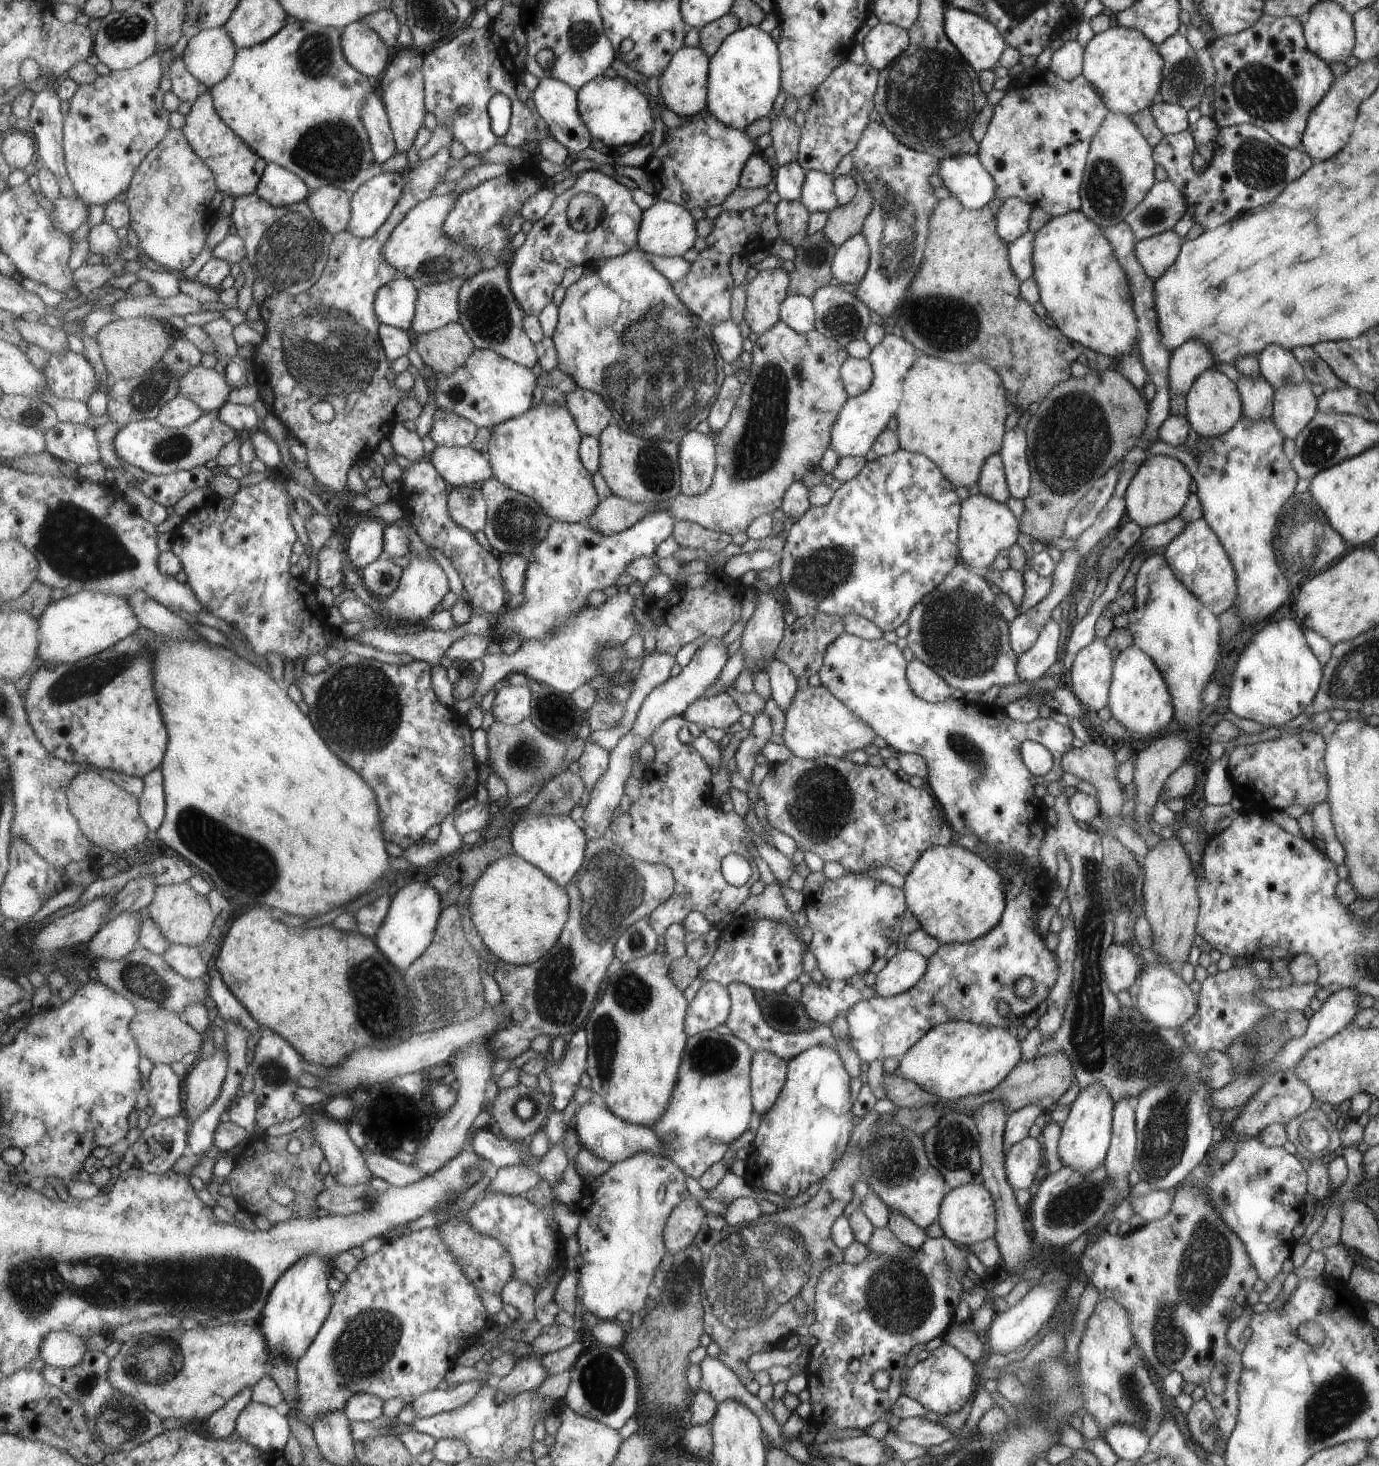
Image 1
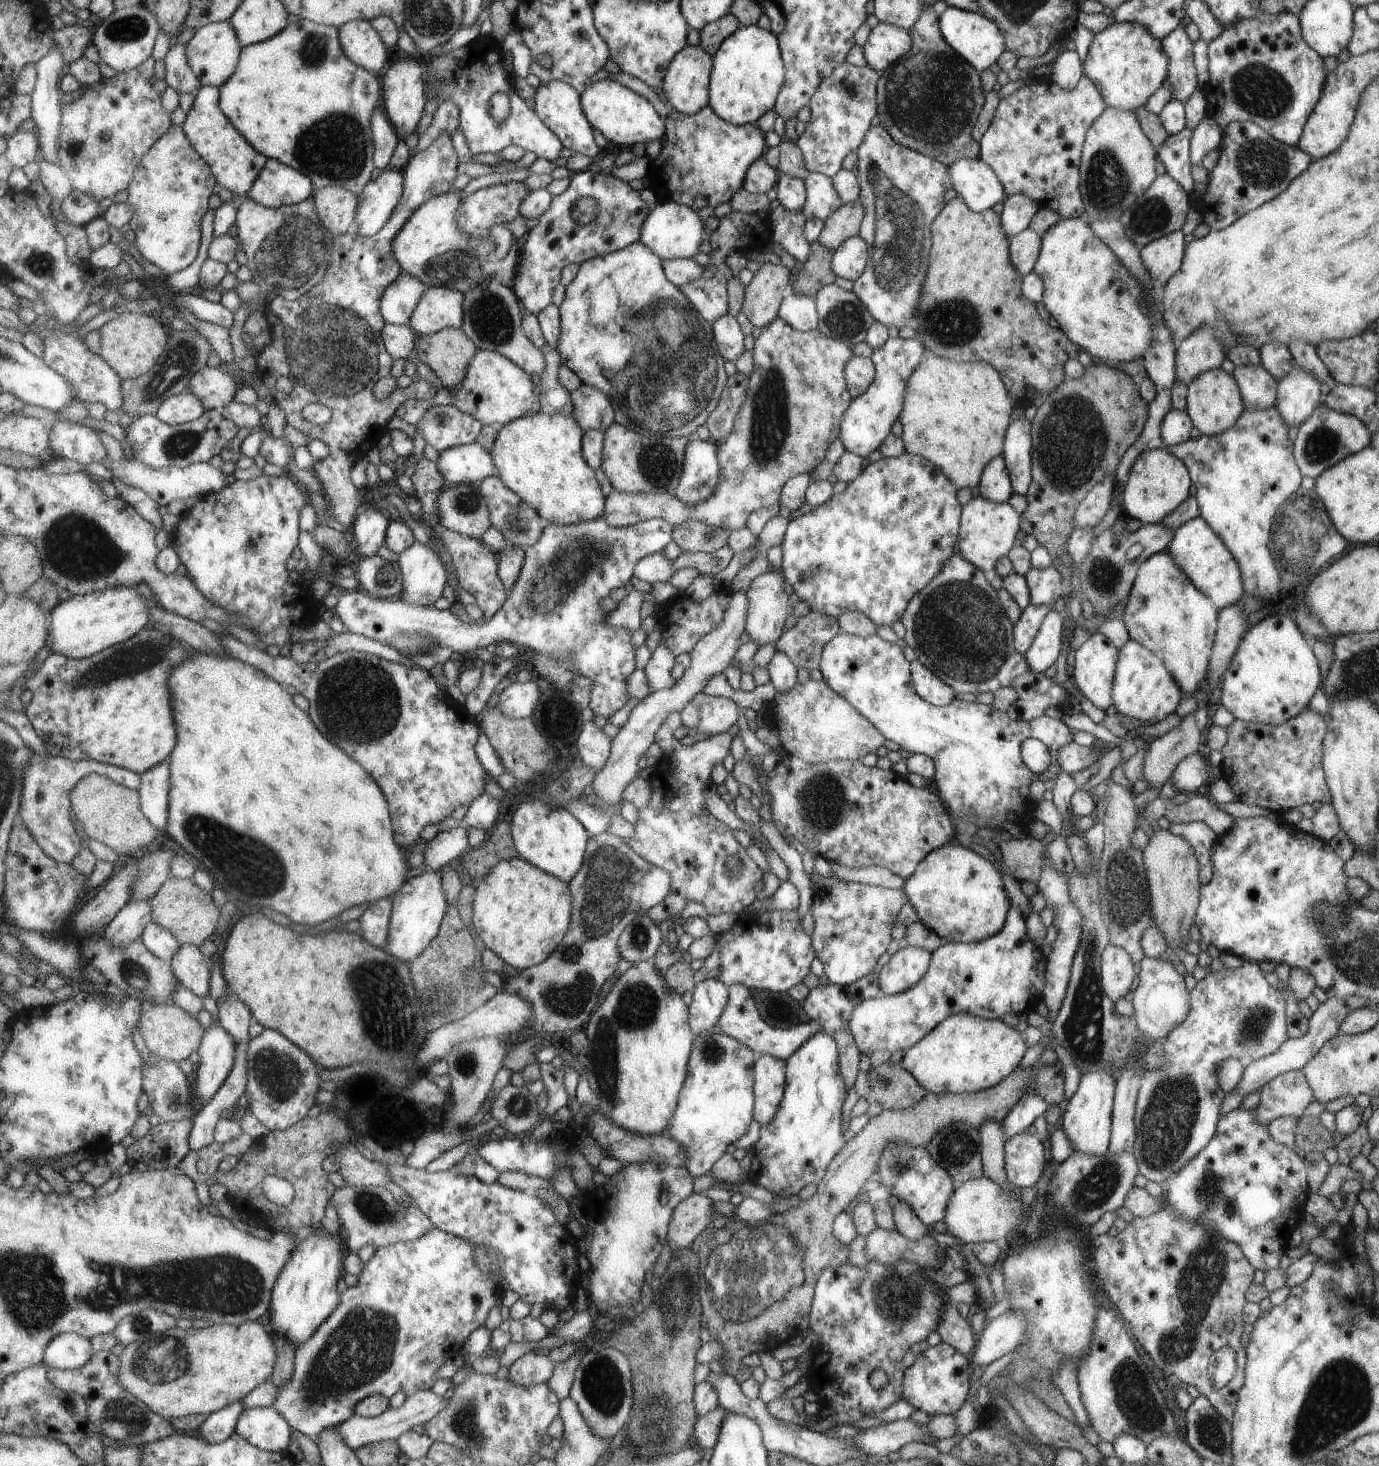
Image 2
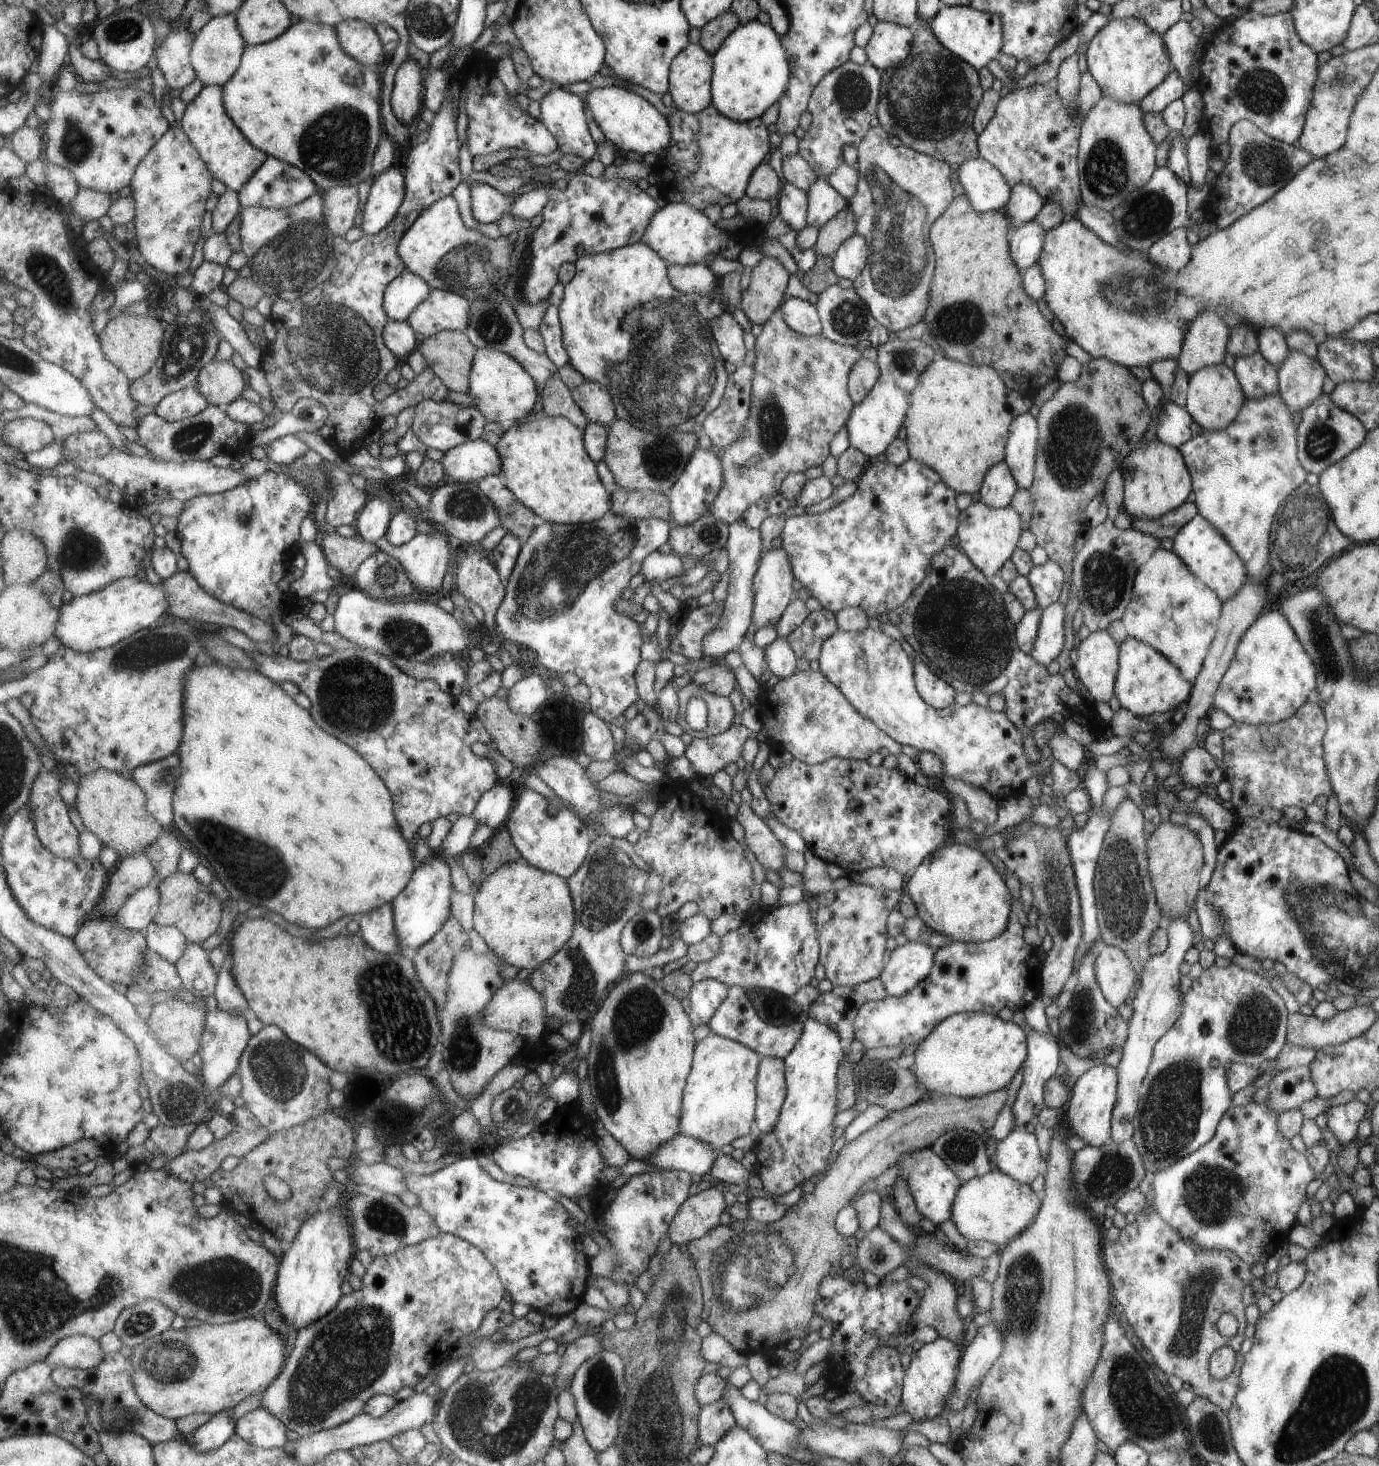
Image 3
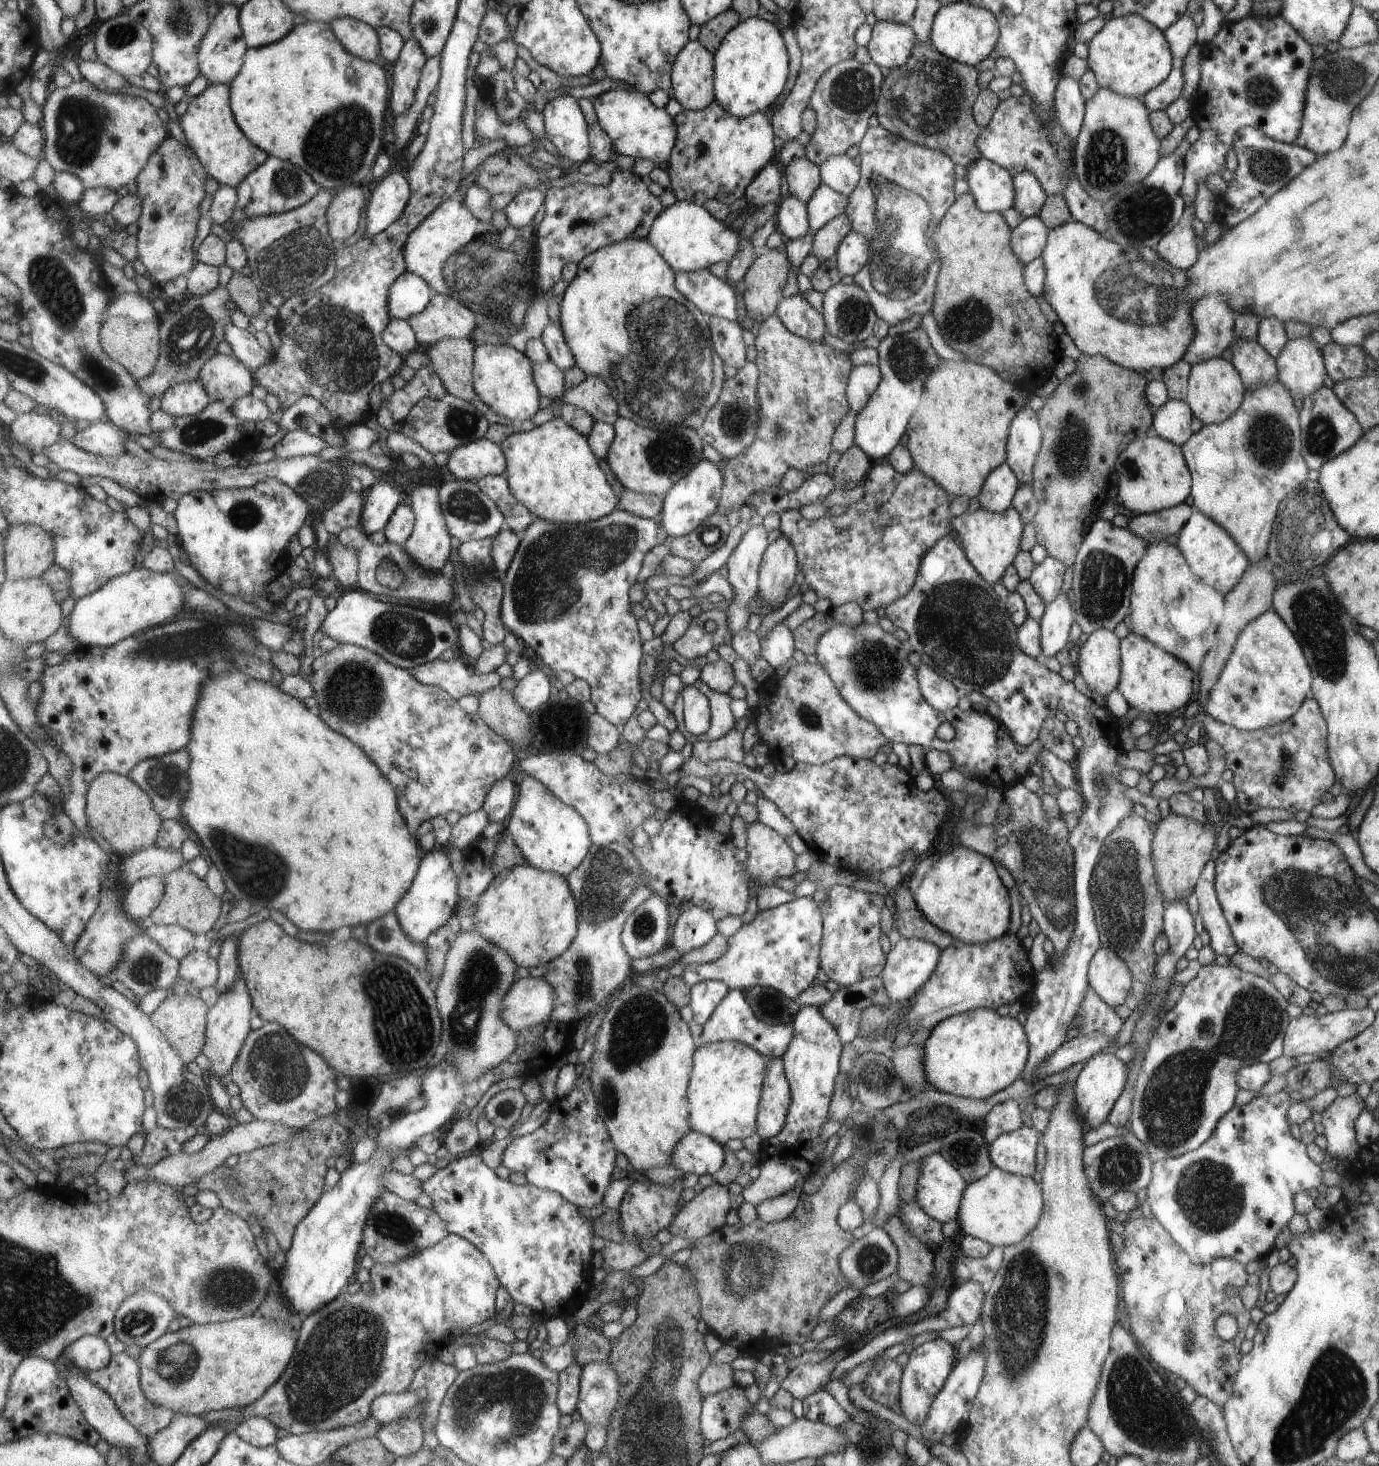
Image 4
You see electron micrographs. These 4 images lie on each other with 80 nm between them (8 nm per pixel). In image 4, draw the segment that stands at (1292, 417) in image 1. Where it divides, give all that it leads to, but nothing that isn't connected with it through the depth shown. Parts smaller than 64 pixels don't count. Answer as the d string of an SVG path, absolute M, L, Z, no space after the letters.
M1311 338L1288 340L1274 361L1276 380L1285 387L1291 398L1301 401L1322 386L1326 370L1320 350Z

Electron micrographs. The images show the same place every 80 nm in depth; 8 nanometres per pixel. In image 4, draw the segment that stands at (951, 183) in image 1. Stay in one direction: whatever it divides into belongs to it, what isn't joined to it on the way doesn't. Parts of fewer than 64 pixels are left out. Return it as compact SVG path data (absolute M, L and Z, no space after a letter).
M983 158L966 166L964 179L975 206L984 213L998 212L1014 204L1013 178L1003 167Z

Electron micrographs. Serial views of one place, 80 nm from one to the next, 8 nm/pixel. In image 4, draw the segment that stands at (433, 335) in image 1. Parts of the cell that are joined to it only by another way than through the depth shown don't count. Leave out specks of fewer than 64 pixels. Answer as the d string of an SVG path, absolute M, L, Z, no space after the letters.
M446 338L425 349L448 392L469 402L479 399L474 387L476 347L471 338Z

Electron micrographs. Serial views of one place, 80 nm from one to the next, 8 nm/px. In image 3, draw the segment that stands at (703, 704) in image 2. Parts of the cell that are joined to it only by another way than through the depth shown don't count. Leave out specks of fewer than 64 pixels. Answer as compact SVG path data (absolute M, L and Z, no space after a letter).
M690 681L685 686L685 694L683 688L679 690L679 702L681 702L681 716L679 716L679 724L683 726L683 718L685 718L685 704L689 702L689 698L701 698L707 704L707 724L701 732L683 732L691 737L691 739L703 739L725 733L731 727L733 722L733 706L729 698L717 694L711 694L703 688L697 688L695 682Z

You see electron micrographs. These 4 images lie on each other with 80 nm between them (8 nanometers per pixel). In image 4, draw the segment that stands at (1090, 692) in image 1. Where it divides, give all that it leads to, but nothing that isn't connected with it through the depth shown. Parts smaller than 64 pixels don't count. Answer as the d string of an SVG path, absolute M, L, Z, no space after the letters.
M1098 628L1090 632L1085 642L1076 648L1078 660L1074 665L1075 671L1081 675L1091 692L1106 697L1118 685L1118 676L1121 672L1120 644L1121 640L1117 639L1112 631Z

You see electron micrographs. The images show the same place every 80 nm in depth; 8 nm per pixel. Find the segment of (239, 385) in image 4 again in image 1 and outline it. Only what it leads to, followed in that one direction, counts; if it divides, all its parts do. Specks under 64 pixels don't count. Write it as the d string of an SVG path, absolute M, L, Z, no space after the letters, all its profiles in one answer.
M201 365L191 368L183 376L179 395L197 402L205 413L220 410L228 403L232 392L223 377L224 374L218 372L218 368L213 370Z

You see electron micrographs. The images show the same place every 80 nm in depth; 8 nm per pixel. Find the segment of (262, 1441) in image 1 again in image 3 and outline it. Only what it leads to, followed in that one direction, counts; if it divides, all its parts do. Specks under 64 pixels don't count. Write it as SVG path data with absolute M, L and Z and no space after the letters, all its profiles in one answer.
M265 1408L245 1414L236 1422L236 1432L247 1442L262 1448L281 1448L287 1444L289 1428Z

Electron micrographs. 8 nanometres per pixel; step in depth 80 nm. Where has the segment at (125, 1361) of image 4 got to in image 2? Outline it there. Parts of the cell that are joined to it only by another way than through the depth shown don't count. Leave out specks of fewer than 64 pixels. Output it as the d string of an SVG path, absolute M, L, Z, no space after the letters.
M96 1352L89 1364L79 1369L57 1369L49 1367L49 1379L66 1392L74 1391L85 1396L89 1406L91 1422L99 1432L110 1431L112 1438L120 1439L125 1446L157 1442L177 1433L173 1422L154 1414L139 1398L125 1386L121 1386L121 1358L111 1352Z

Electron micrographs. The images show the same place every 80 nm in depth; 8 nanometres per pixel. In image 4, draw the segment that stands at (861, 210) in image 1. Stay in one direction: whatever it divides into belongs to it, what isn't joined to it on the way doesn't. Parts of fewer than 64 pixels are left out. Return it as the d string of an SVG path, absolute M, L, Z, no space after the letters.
M846 213L834 216L827 224L813 232L810 252L819 262L834 256L841 239L851 231Z

